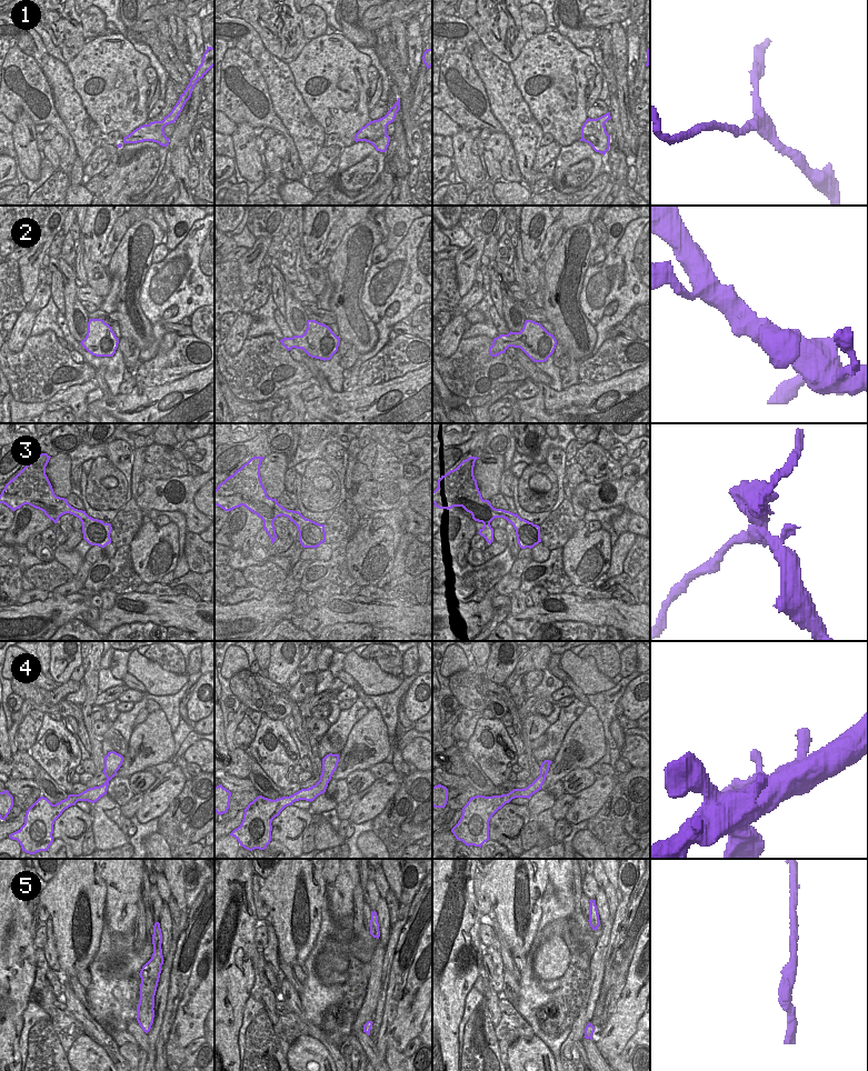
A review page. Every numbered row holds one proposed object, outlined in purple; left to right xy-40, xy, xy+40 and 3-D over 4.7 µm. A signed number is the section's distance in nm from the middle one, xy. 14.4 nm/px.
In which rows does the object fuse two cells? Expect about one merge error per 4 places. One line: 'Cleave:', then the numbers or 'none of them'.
Cleave: 1, 3

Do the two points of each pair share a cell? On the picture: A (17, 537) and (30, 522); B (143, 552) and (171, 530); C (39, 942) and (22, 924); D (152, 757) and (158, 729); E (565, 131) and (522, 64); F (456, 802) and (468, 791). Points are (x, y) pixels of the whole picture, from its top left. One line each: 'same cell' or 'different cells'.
A: same cell
B: same cell
C: different cells
D: same cell
E: same cell
F: same cell

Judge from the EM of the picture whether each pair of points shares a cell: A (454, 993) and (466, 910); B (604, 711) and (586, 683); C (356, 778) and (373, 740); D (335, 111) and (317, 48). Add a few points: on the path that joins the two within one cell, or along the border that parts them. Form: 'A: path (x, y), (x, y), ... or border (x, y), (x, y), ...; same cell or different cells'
A: path (454, 972), (454, 944), (459, 931); same cell
B: border (616, 684), (609, 689), (586, 696); different cells
C: border (368, 768), (353, 770), (345, 779); different cells
D: path (335, 96), (328, 63); same cell

